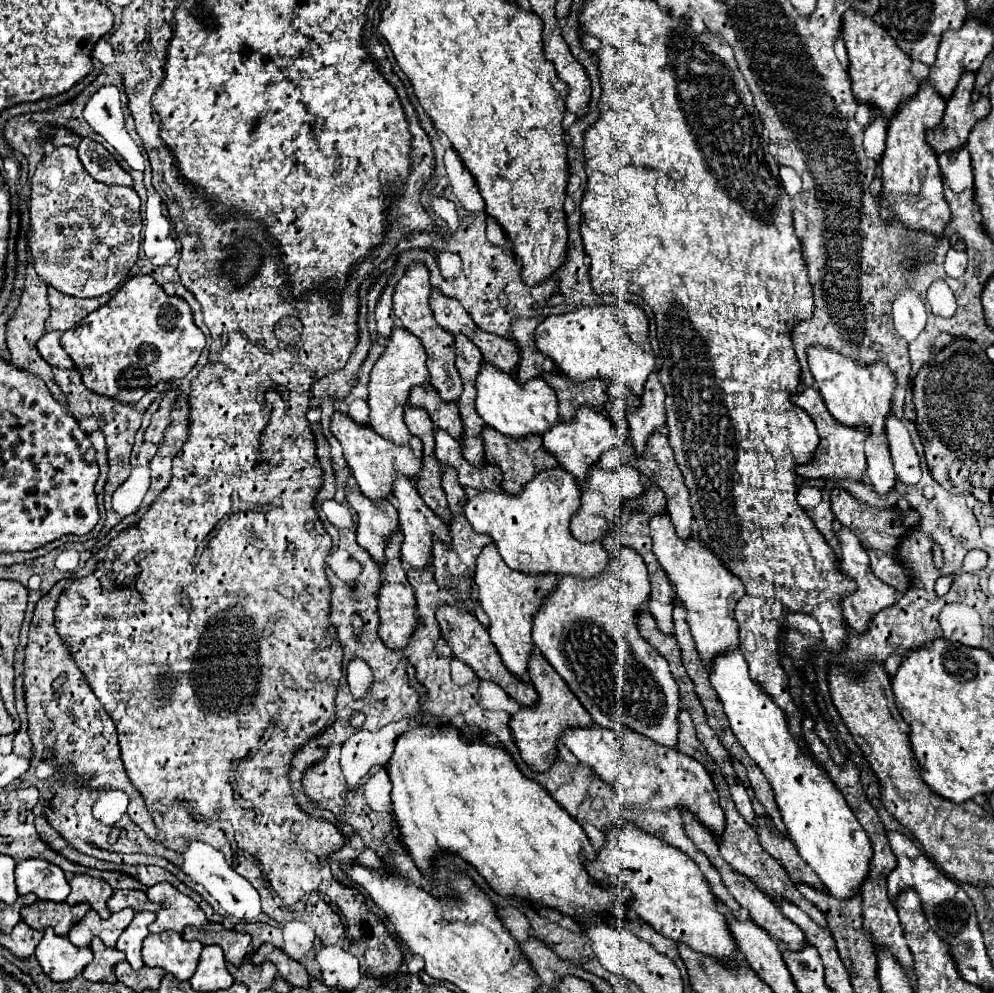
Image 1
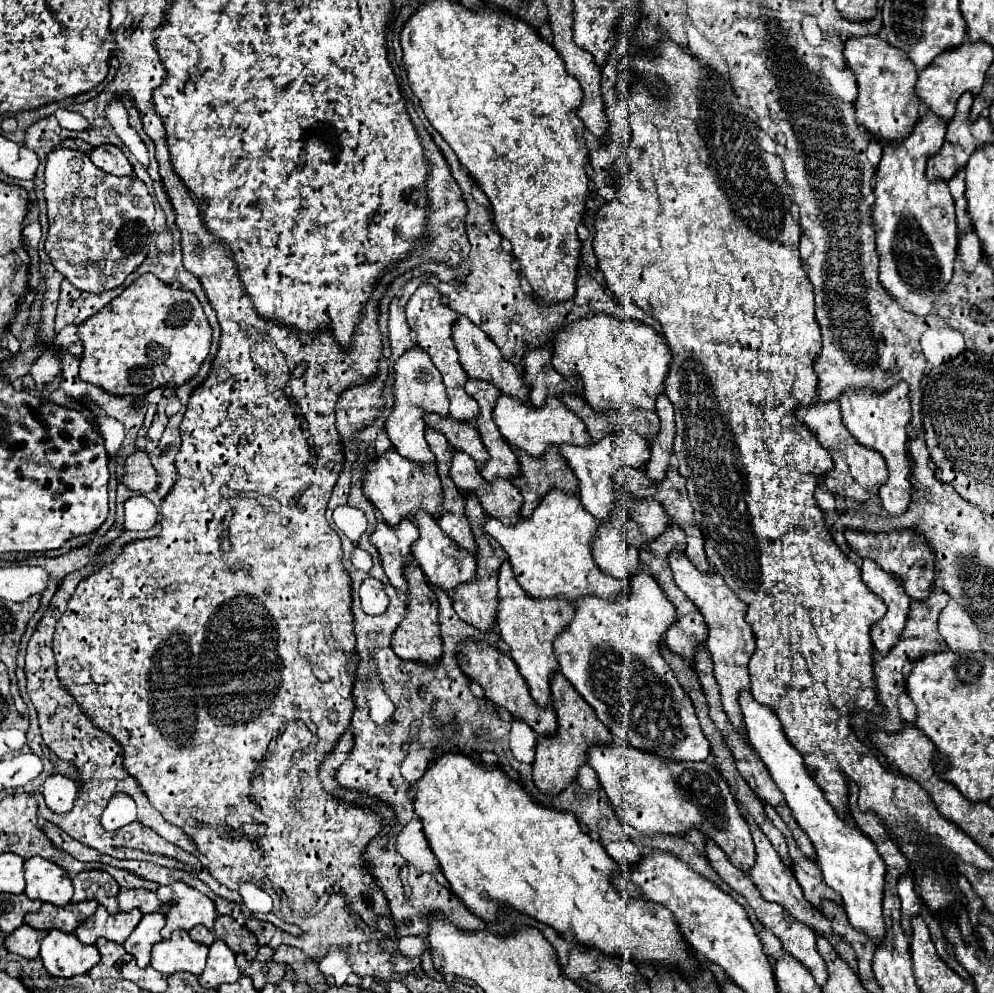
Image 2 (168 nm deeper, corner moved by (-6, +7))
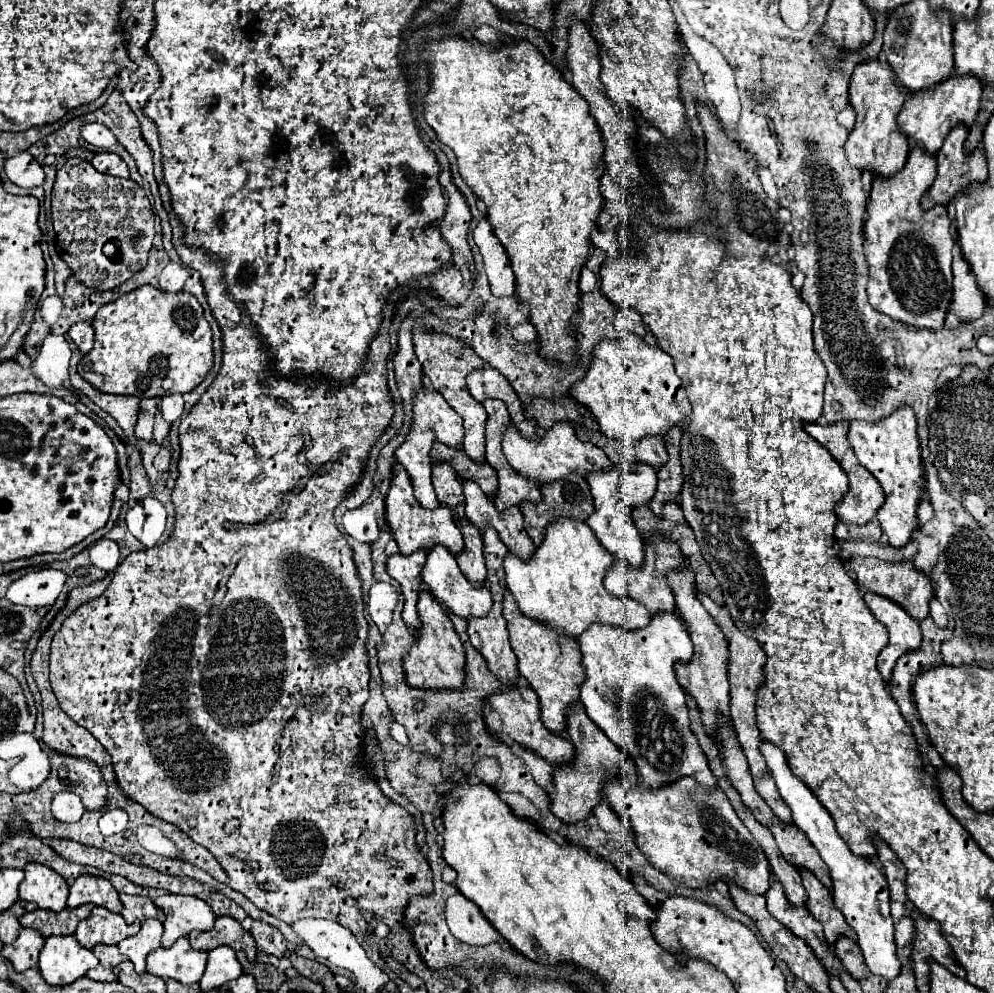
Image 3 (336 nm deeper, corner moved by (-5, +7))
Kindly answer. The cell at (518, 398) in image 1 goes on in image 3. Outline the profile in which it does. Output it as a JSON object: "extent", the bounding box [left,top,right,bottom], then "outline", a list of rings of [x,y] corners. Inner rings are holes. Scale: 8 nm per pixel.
{"extent":[501,422,609,484],"outline":[[[557,422],[543,436],[537,436],[537,438],[525,438],[519,432],[519,428],[505,426],[501,444],[503,444],[503,454],[507,456],[507,462],[515,470],[521,470],[521,474],[527,474],[527,478],[535,480],[537,484],[565,478],[565,474],[571,474],[571,472],[579,472],[581,476],[585,476],[589,470],[603,470],[609,466],[609,458],[605,456],[605,452],[595,444],[581,442],[575,436],[575,430],[569,422]]]}

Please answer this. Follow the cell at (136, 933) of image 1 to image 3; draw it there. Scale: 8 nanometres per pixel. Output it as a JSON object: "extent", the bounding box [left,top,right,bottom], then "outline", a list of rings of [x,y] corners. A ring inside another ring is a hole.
{"extent":[119,918,163,974],"outline":[[[149,918],[141,924],[137,936],[129,936],[119,942],[121,954],[125,954],[135,964],[137,974],[145,972],[145,956],[161,946],[161,936],[163,936],[163,924],[159,920]]]}

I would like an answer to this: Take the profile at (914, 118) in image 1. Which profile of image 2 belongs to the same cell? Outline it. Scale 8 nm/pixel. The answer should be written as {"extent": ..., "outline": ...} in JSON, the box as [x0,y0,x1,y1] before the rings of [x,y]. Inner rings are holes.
{"extent":[870,112,958,316],"outline":[[[926,112],[914,126],[910,138],[902,144],[886,144],[882,160],[876,168],[874,206],[870,218],[876,228],[876,250],[880,254],[878,280],[884,290],[906,312],[928,316],[938,294],[952,280],[952,266],[956,260],[958,230],[954,200],[946,182],[928,182],[926,162],[938,154],[946,134],[946,122],[936,114]]]}

